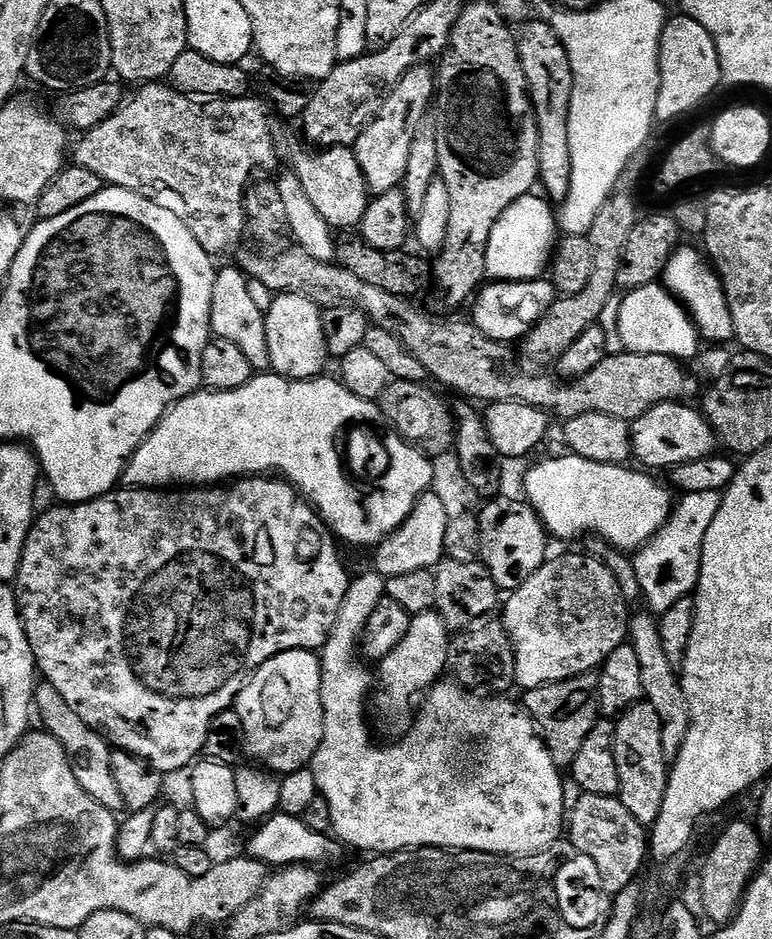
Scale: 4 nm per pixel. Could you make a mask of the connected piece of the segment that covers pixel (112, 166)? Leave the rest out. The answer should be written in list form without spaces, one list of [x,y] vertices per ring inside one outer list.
[[[148,82],[140,88],[136,93],[129,95],[124,103],[120,105],[118,111],[110,118],[106,118],[106,122],[102,122],[98,126],[94,126],[88,132],[83,133],[79,137],[80,141],[75,141],[74,156],[76,152],[75,167],[85,168],[98,174],[98,178],[104,181],[105,185],[114,188],[130,188],[133,190],[148,190],[144,188],[169,188],[178,199],[184,203],[182,207],[183,215],[188,222],[188,229],[194,234],[194,238],[198,238],[198,242],[202,246],[202,250],[206,250],[208,255],[216,258],[219,252],[228,252],[240,240],[240,235],[246,229],[246,213],[244,210],[244,194],[248,191],[253,183],[252,172],[256,172],[259,168],[272,168],[276,164],[276,132],[272,129],[272,120],[268,117],[269,105],[264,104],[260,100],[252,100],[251,95],[243,96],[237,100],[209,100],[184,96],[175,88],[164,82]]]

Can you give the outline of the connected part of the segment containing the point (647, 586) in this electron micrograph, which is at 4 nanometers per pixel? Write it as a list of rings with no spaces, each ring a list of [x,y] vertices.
[[[718,491],[697,494],[685,493],[681,497],[682,502],[680,503],[679,501],[673,507],[673,513],[669,516],[662,530],[633,555],[641,597],[645,605],[648,604],[650,606],[649,611],[651,613],[661,616],[666,610],[670,610],[670,607],[674,606],[675,602],[680,601],[684,596],[691,595],[695,591],[696,584],[700,580],[702,546],[705,544],[706,531],[710,530],[710,525],[714,522],[715,515],[721,509],[722,496],[723,493]]]

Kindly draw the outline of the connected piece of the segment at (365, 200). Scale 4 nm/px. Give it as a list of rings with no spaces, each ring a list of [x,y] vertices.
[[[351,147],[326,148],[315,153],[317,156],[300,156],[296,160],[294,175],[300,179],[310,198],[314,210],[334,230],[352,230],[360,225],[370,203],[368,183],[358,166],[358,158]]]

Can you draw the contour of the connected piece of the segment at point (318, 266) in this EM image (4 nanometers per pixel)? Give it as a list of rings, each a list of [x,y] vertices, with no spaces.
[[[292,246],[292,249],[289,250],[288,256],[251,256],[250,253],[244,252],[240,256],[240,261],[238,261],[238,267],[245,276],[257,280],[258,282],[263,282],[265,286],[270,286],[270,290],[274,293],[282,292],[297,292],[303,296],[309,296],[315,304],[320,305],[321,309],[327,310],[329,308],[335,308],[340,305],[351,306],[353,308],[359,308],[365,316],[368,317],[369,321],[375,327],[386,330],[394,338],[398,338],[407,346],[408,349],[414,354],[414,358],[418,358],[418,362],[422,362],[425,373],[429,377],[432,376],[440,384],[445,384],[448,388],[453,388],[454,391],[460,395],[460,398],[467,398],[469,401],[477,402],[476,400],[484,400],[485,405],[497,404],[498,402],[522,402],[526,406],[534,406],[535,408],[541,408],[542,411],[548,413],[549,417],[556,418],[560,416],[561,421],[569,420],[570,418],[578,418],[582,414],[610,414],[610,418],[618,418],[619,420],[633,421],[638,419],[640,416],[646,415],[654,406],[658,406],[662,402],[670,402],[671,400],[680,402],[685,398],[688,398],[688,395],[692,392],[692,380],[693,377],[690,375],[688,377],[688,372],[683,363],[679,360],[675,360],[673,356],[663,356],[662,354],[638,354],[637,352],[622,351],[619,352],[617,356],[609,356],[605,358],[602,362],[598,362],[598,366],[594,366],[594,370],[590,370],[588,374],[582,374],[576,380],[566,380],[563,381],[559,376],[553,374],[548,370],[537,370],[535,367],[529,366],[527,363],[520,364],[521,357],[518,355],[516,357],[515,347],[509,346],[507,344],[502,344],[498,340],[491,340],[486,338],[486,334],[482,334],[482,330],[478,330],[476,325],[469,322],[467,319],[464,320],[435,320],[432,316],[427,316],[420,308],[415,308],[413,301],[411,299],[405,298],[403,296],[395,296],[390,294],[386,290],[378,290],[378,286],[370,286],[368,280],[363,280],[358,278],[358,274],[350,274],[350,270],[337,266],[335,263],[329,262],[327,260],[319,260],[318,258],[310,258],[310,254],[306,253],[299,246]]]

